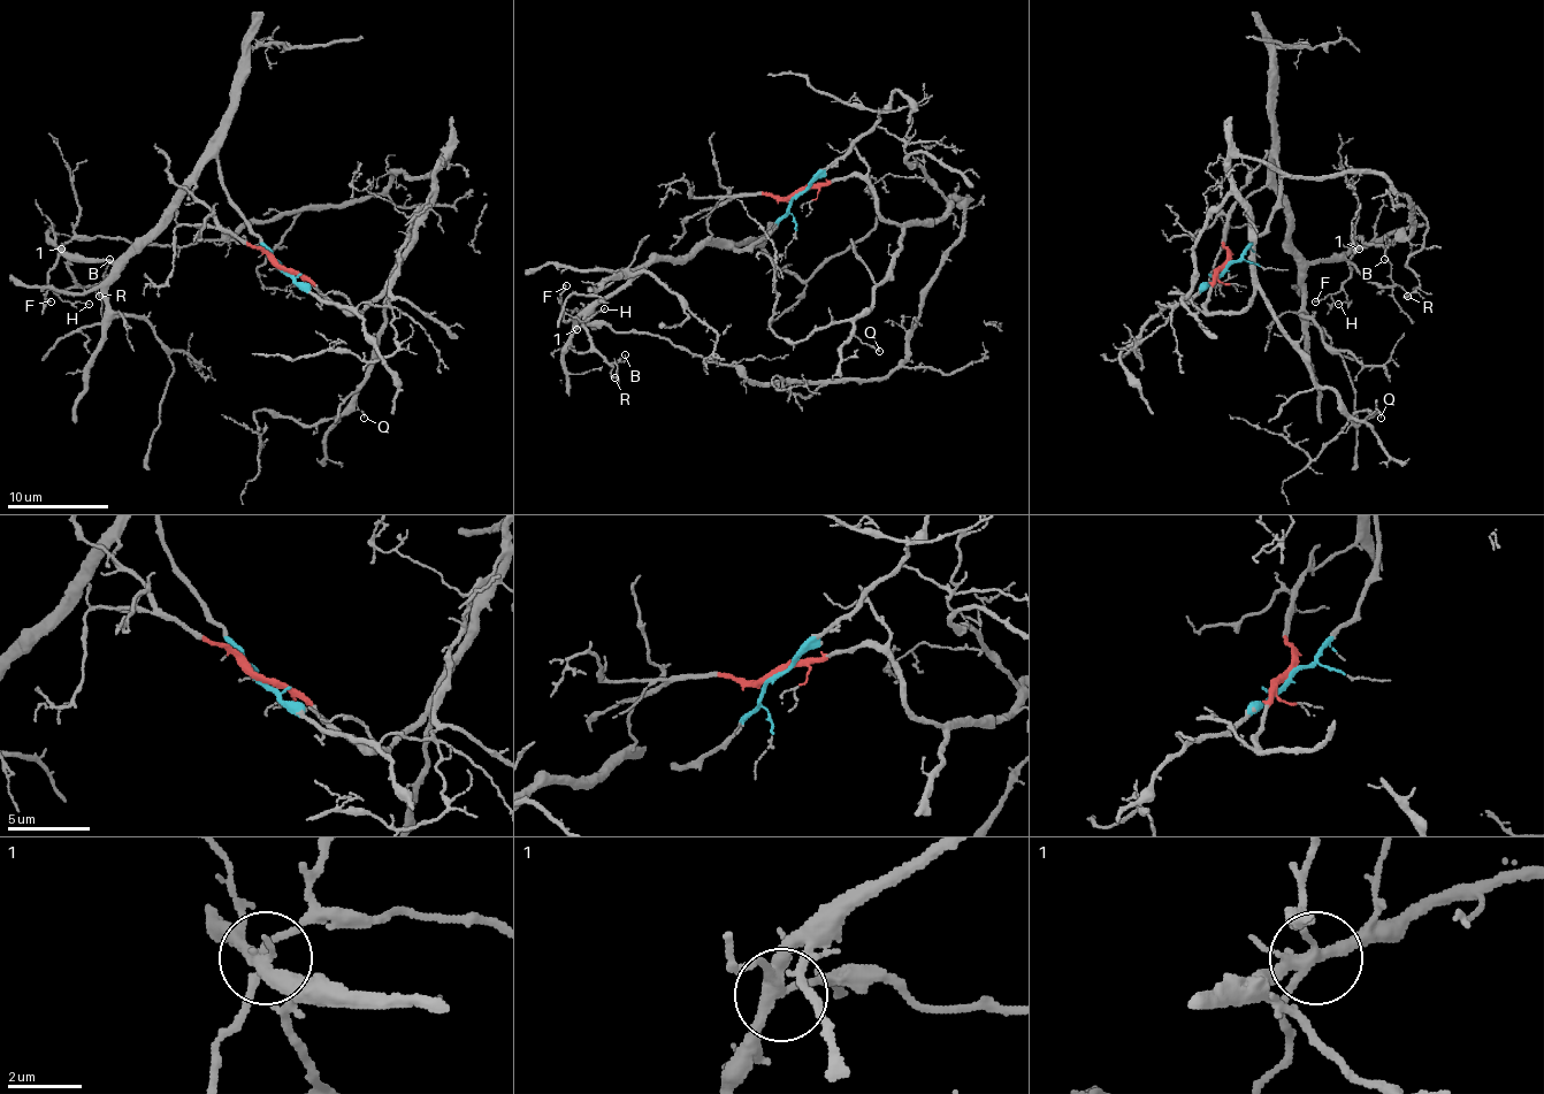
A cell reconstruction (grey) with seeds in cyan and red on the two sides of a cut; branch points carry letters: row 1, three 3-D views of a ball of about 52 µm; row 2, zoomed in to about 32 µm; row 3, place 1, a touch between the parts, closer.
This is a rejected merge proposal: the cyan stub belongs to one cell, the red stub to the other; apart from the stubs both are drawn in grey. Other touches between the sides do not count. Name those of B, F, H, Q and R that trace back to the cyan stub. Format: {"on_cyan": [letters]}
{"on_cyan": ["B", "R"]}

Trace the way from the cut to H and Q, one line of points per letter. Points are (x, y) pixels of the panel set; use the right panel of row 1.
H: (1223, 266), (1206, 310), (1241, 312), (1254, 243), (1233, 157), (1384, 177), (1412, 234), (1359, 236), (1338, 305)
Q: (1223, 266), (1206, 310), (1241, 312), (1259, 292), (1309, 376), (1351, 414), (1363, 419), (1376, 408), (1381, 417)

